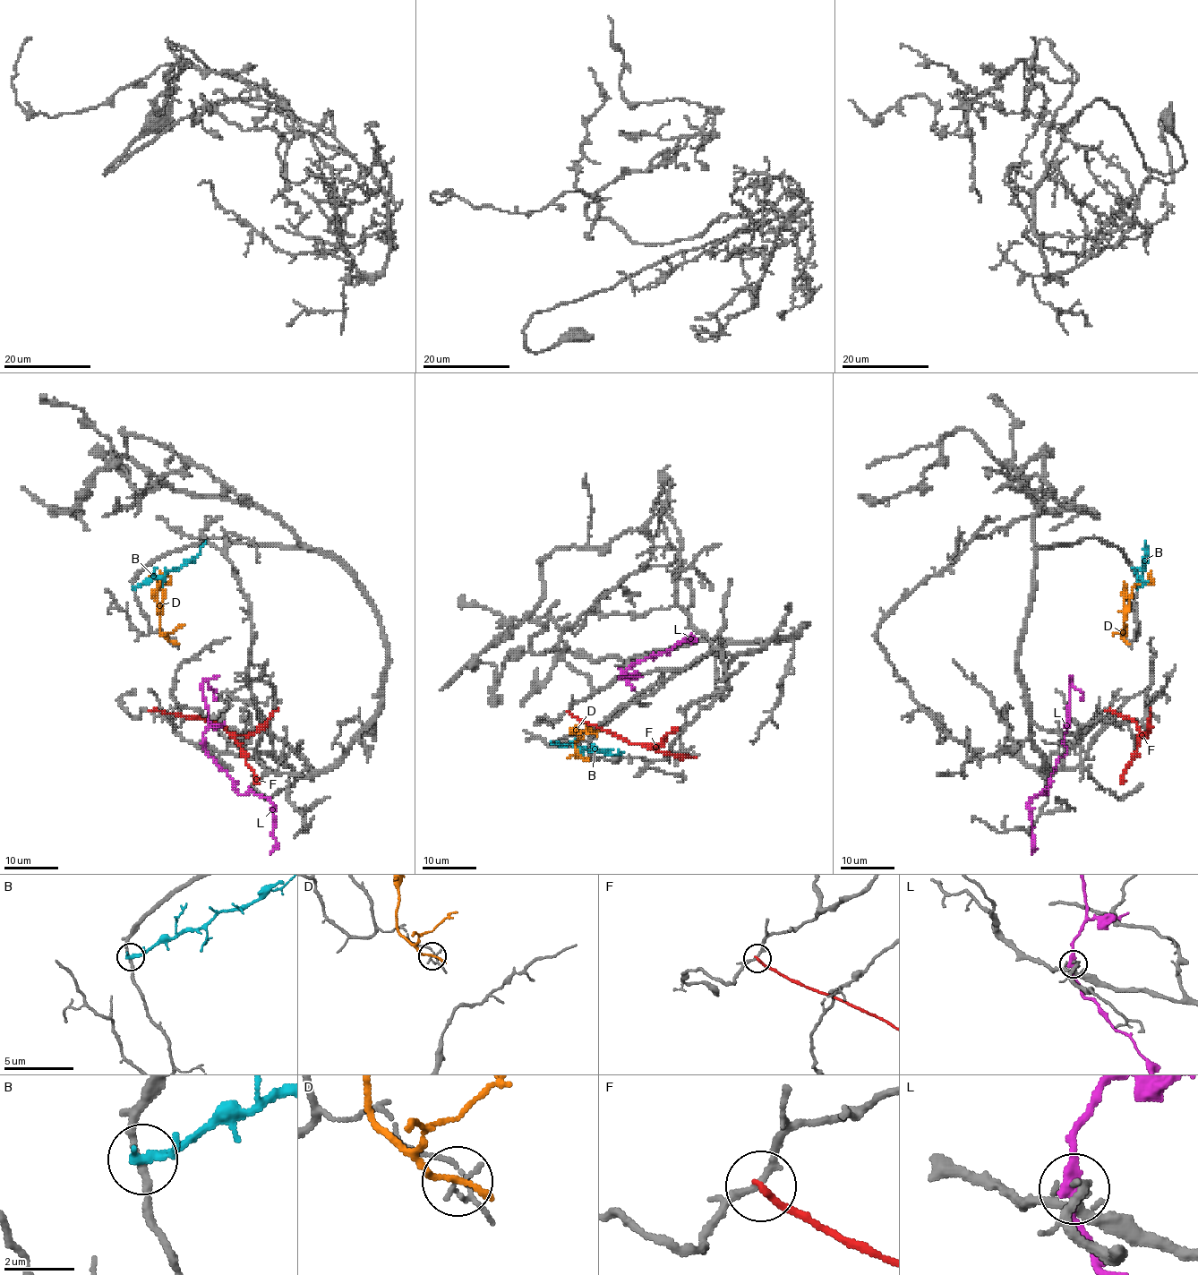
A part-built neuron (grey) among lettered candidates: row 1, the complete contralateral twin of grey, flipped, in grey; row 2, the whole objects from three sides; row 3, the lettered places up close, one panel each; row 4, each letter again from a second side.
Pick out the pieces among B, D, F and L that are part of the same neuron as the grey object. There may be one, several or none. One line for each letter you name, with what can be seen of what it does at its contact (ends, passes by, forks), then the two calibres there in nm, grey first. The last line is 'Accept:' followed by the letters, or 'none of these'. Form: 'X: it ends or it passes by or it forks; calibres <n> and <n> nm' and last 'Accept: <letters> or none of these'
Accept: none of these

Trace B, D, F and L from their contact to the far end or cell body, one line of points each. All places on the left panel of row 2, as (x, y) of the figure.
B: (134, 587), (161, 577), (169, 569), (185, 566), (198, 555), (204, 542)
D: (172, 641), (158, 629), (160, 604), (164, 594), (158, 585), (166, 583), (169, 577), (166, 575), (149, 577)
F: (149, 712), (160, 710), (188, 718), (199, 717), (221, 725), (238, 744), (257, 784)
L: (203, 742), (206, 753), (237, 791), (254, 792), (272, 803), (276, 846), (270, 853)

